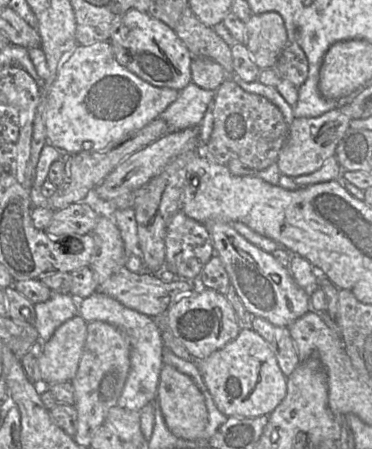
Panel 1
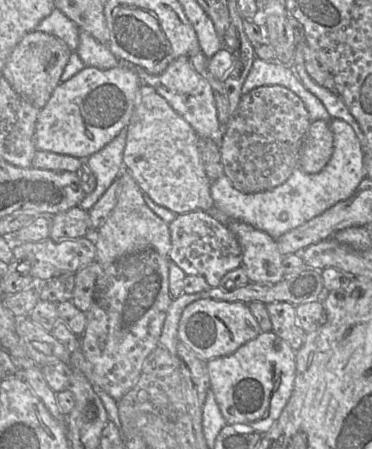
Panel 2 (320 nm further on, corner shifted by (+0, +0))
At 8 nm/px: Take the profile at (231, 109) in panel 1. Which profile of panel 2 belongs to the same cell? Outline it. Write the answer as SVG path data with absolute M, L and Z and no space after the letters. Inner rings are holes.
M261 86L242 95L236 110L229 116L220 143L224 176L236 189L247 194L283 184L298 167L310 123L302 100L283 86Z

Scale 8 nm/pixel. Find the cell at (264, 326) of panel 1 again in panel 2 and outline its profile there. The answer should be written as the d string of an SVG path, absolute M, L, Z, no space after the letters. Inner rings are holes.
M287 302L266 304L272 323L272 332L286 341L296 352L303 344L305 331L298 323L295 306Z

